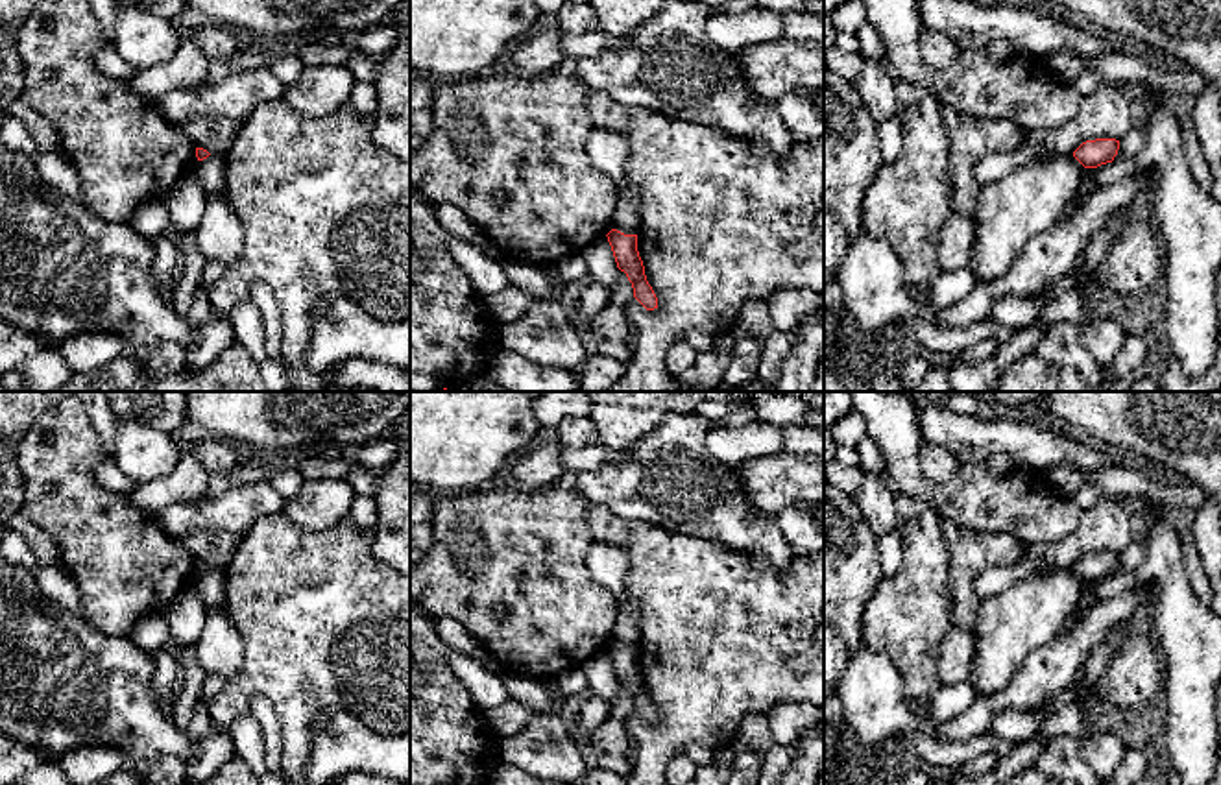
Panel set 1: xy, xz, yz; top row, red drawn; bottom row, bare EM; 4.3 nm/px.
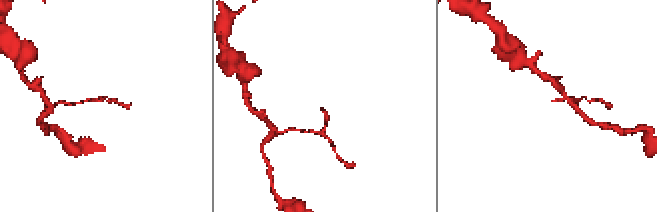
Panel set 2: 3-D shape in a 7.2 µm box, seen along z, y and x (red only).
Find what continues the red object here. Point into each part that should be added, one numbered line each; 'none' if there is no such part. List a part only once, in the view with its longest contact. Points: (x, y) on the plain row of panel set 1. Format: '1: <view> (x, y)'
none

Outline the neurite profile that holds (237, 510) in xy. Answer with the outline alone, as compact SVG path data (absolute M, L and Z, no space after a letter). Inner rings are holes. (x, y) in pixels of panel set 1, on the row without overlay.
M270 480L229 488L205 502L177 502L163 508L155 519L172 537L194 530L220 528L242 537L262 517L281 513L284 499Z

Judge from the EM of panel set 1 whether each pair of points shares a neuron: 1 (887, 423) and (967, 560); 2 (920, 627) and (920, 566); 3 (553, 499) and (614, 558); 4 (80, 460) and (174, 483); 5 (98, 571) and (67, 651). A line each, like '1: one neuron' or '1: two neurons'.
1: two neurons
2: one neuron
3: two neurons
4: two neurons
5: two neurons

